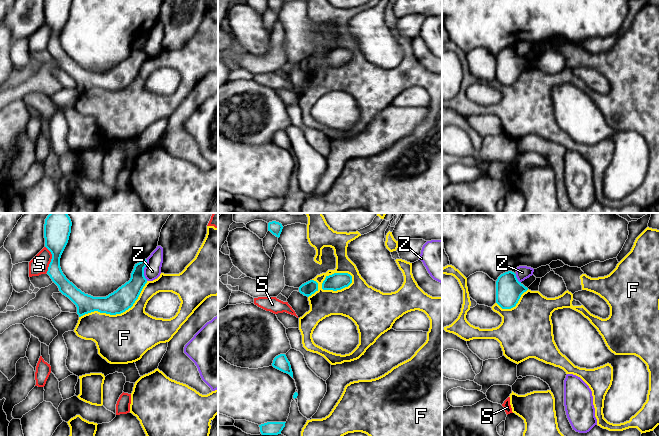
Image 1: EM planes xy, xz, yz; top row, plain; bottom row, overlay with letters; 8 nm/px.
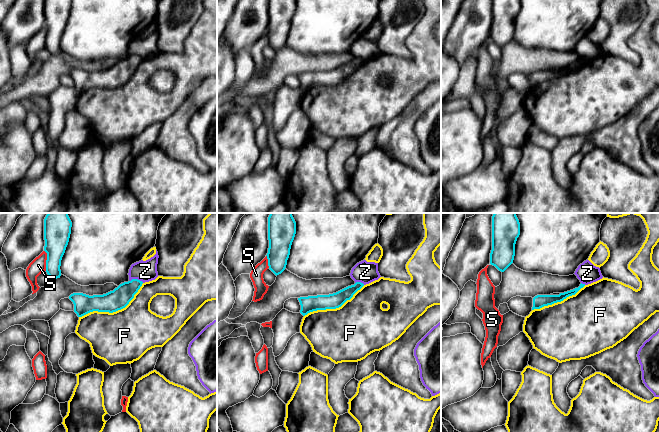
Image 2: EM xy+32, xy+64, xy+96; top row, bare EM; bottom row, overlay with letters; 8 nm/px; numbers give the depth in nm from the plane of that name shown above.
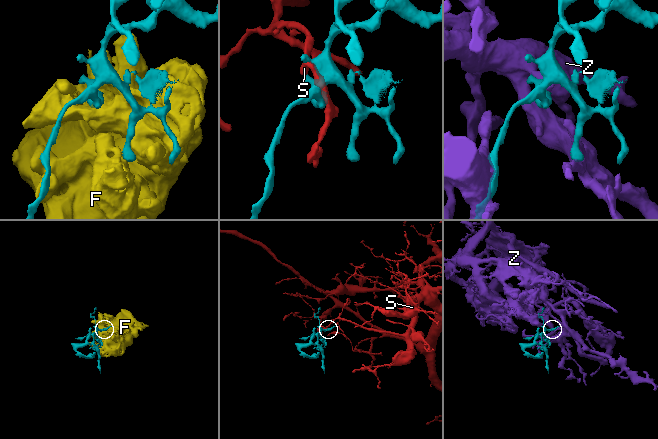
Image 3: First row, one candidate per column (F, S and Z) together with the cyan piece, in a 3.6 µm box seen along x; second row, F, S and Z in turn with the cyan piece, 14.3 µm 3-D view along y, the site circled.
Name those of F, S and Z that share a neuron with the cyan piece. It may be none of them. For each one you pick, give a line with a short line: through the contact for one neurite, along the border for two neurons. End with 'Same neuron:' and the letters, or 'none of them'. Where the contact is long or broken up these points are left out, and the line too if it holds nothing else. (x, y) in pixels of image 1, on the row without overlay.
Same neuron: none of them

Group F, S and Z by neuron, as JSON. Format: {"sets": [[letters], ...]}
{"sets": [["F"], ["S"], ["Z"]]}

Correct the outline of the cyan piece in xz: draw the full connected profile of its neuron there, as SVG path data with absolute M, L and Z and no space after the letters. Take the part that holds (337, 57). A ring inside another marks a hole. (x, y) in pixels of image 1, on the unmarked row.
M334 49L326 52L322 59L323 66L341 66L352 59L352 52L348 49Z

